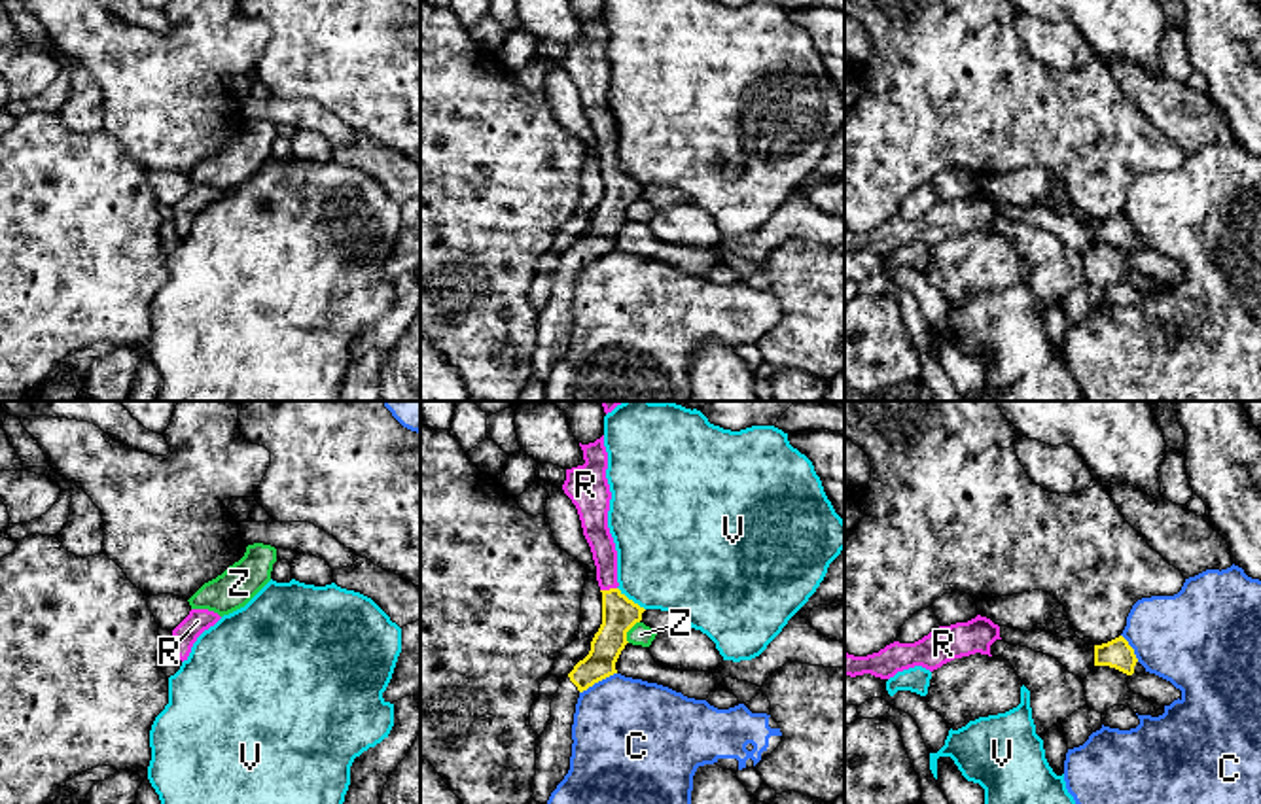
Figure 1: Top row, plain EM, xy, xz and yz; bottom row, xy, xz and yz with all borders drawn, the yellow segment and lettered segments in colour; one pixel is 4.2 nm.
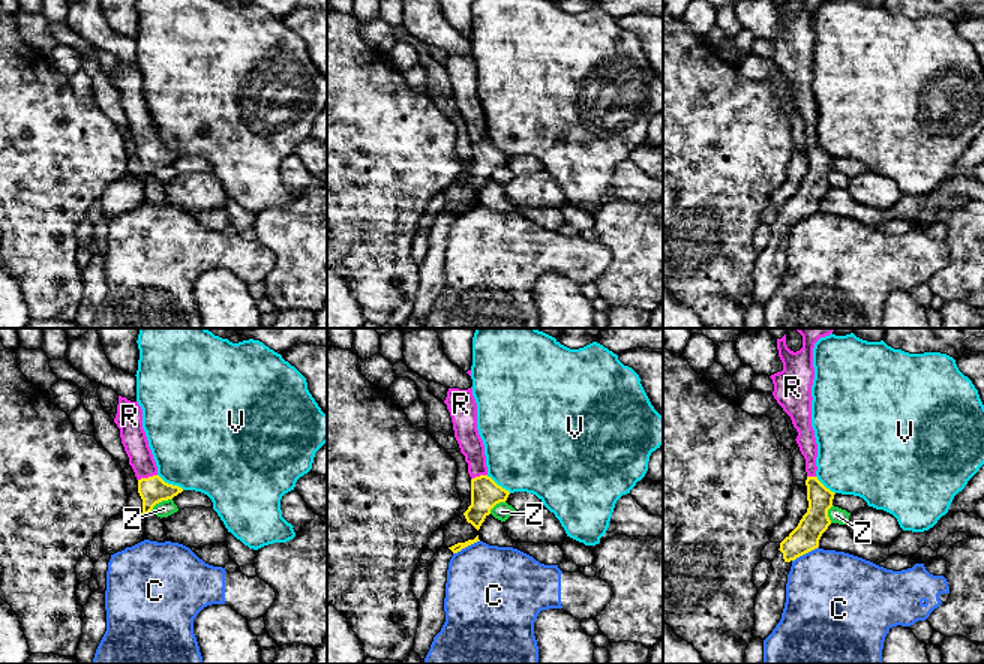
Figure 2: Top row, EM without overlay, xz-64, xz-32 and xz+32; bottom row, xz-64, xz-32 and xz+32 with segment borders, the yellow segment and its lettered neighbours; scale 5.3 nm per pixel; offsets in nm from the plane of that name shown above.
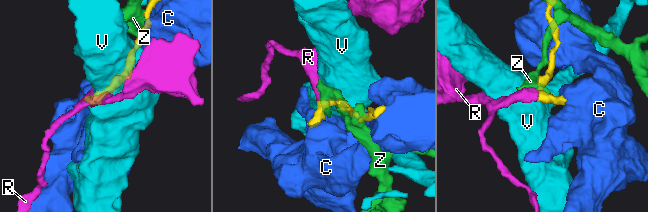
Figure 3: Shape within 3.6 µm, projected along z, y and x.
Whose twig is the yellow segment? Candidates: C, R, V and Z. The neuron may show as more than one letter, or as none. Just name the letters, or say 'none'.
R

